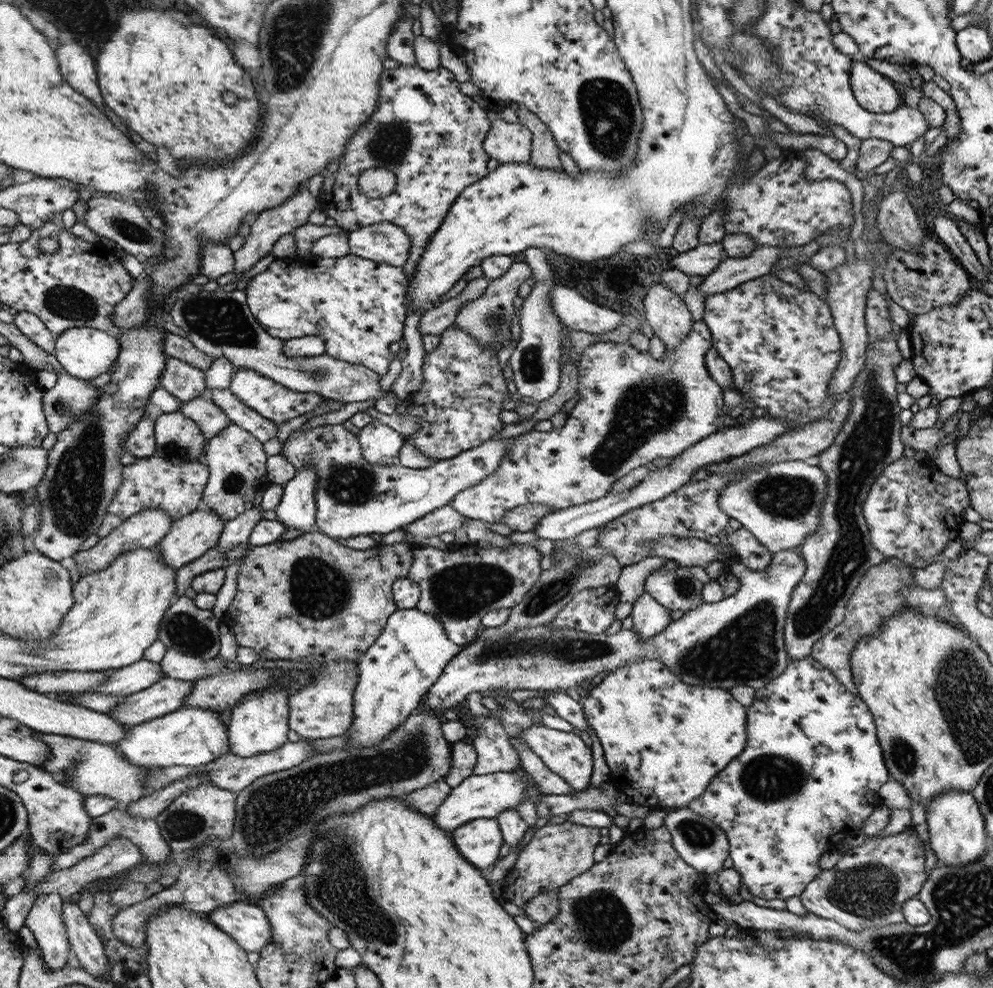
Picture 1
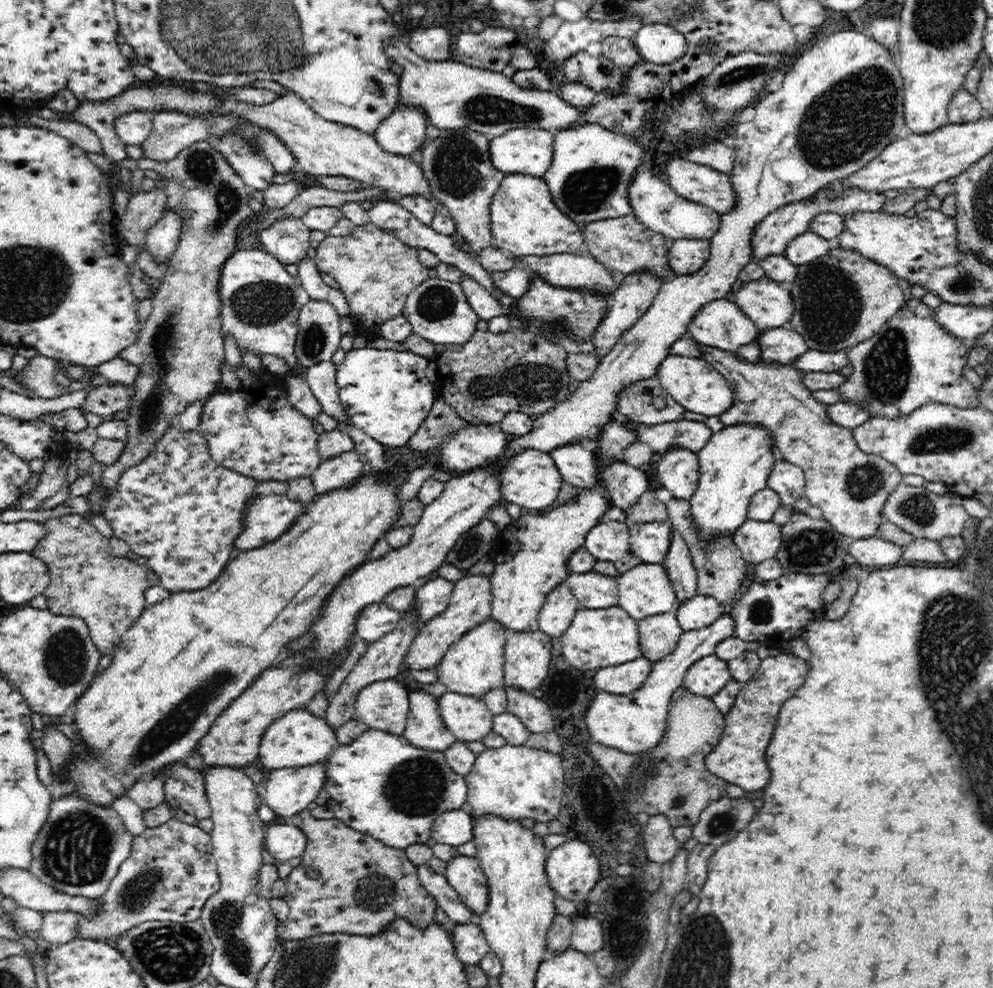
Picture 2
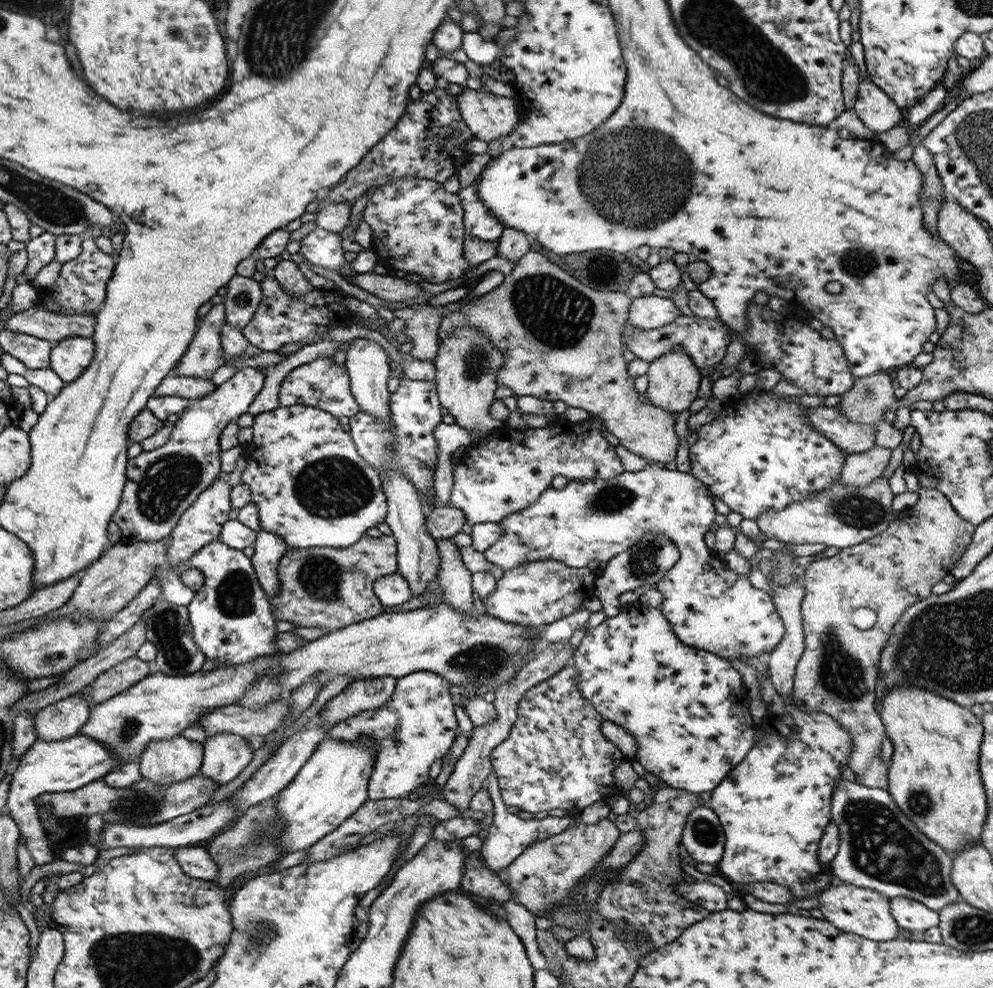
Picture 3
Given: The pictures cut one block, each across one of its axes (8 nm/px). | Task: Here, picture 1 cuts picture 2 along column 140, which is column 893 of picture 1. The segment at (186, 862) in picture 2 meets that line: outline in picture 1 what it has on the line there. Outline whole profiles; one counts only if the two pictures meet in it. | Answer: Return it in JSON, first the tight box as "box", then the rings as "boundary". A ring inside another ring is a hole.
{"box":[799,826,926,932],"boundary":[[[912,826],[906,827],[898,834],[888,836],[866,836],[866,840],[858,846],[851,846],[838,860],[835,867],[824,869],[816,876],[805,891],[799,896],[802,904],[808,911],[822,918],[835,920],[836,923],[860,932],[866,927],[881,927],[887,924],[905,922],[903,904],[922,890],[926,882],[926,854],[924,845],[918,837],[918,833]]]}

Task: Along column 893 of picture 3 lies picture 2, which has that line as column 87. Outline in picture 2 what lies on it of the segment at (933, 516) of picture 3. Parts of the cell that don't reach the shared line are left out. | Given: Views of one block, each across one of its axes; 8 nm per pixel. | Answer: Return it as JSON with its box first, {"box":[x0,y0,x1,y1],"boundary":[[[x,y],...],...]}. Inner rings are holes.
{"box":[32,515,156,656],"boundary":[[[61,515],[42,522],[46,536],[32,553],[46,563],[51,578],[43,594],[47,609],[58,616],[77,616],[86,623],[89,638],[101,656],[112,655],[121,636],[148,607],[144,590],[156,582],[141,561],[110,555],[109,538],[82,515]]]}

